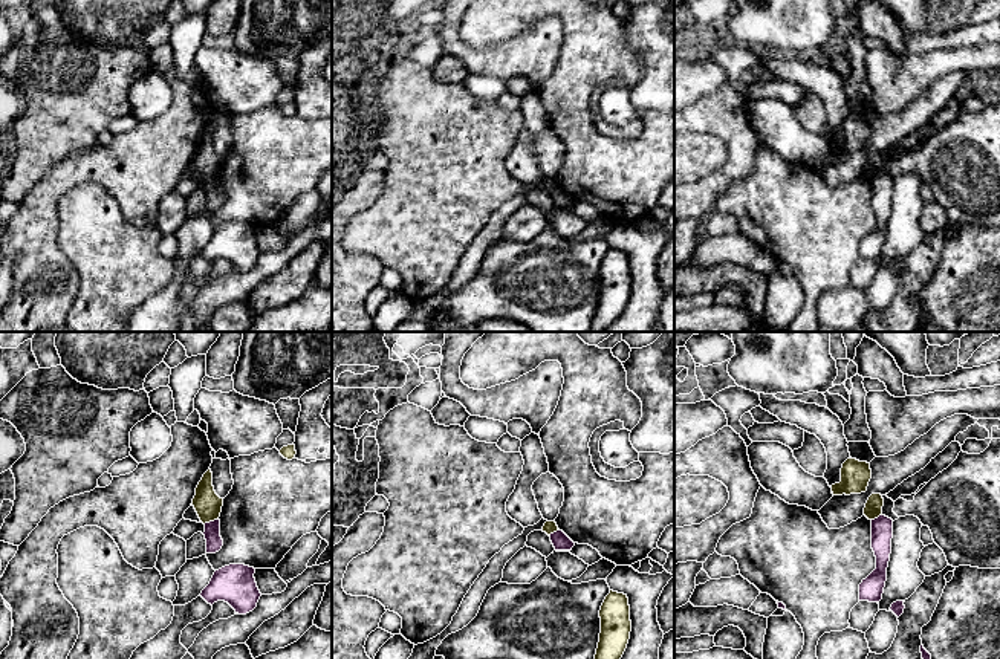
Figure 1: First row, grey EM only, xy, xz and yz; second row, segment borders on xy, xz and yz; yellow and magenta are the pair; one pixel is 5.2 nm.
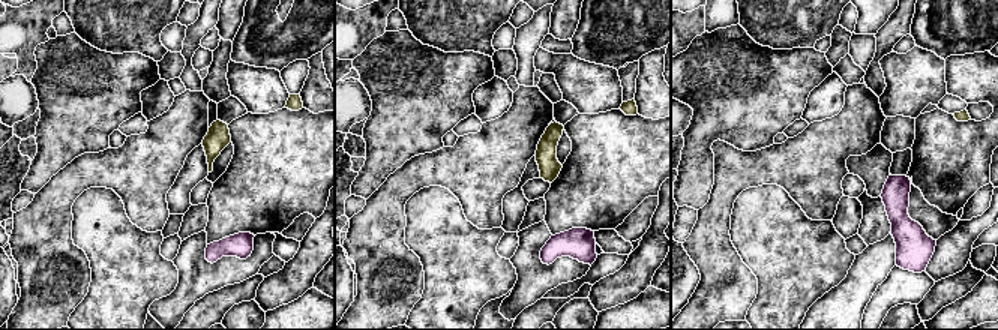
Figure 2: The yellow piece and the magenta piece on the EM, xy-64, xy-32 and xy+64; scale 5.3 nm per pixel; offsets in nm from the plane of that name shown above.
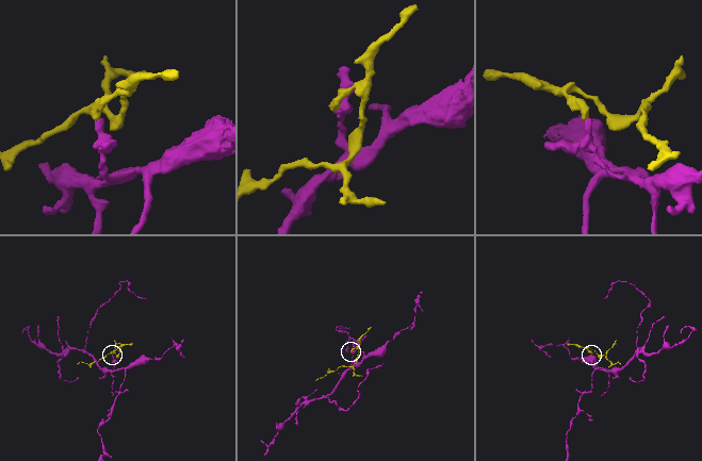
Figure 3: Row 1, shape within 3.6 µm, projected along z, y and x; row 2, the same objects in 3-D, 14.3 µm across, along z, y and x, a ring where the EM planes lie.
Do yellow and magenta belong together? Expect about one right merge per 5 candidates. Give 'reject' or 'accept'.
reject

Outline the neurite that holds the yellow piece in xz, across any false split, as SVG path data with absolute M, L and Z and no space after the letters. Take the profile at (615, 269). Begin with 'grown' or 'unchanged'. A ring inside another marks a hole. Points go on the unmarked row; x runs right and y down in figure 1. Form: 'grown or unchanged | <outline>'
unchanged | M610 248L601 263L599 275L599 300L589 332L604 332L627 306L631 289L627 252Z

